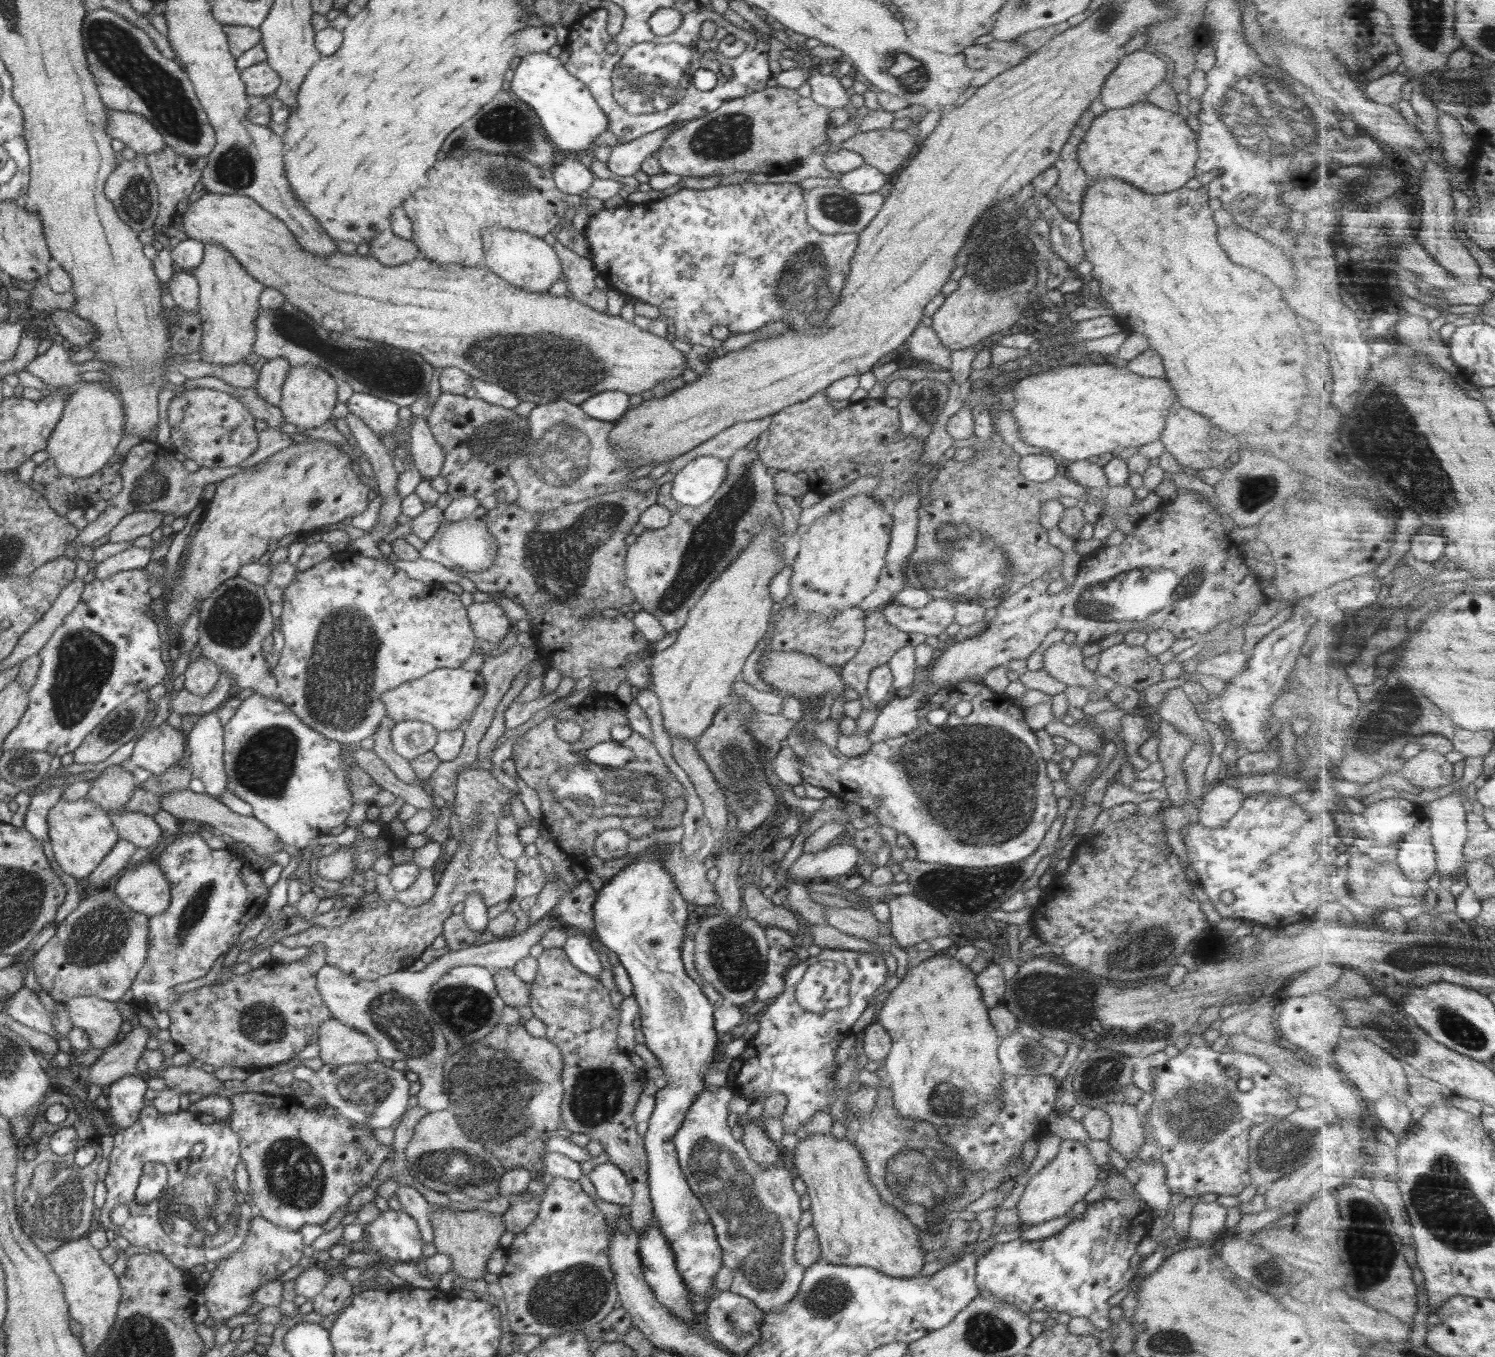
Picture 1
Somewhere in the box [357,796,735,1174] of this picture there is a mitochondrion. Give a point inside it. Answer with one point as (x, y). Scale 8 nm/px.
(494, 1095)

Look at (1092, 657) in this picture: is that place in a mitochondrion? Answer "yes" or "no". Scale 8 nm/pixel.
no

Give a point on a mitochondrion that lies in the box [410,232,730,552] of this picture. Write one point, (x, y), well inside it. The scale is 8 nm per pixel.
(540, 362)

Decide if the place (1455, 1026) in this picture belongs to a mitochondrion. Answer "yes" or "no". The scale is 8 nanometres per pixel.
yes

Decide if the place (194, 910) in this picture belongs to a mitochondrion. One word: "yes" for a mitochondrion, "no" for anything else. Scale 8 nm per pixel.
yes

